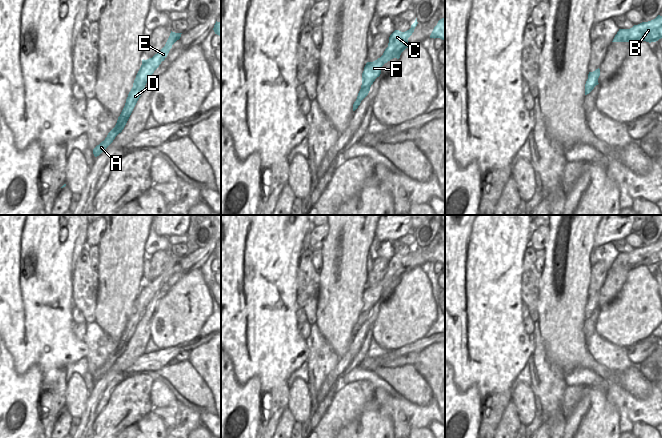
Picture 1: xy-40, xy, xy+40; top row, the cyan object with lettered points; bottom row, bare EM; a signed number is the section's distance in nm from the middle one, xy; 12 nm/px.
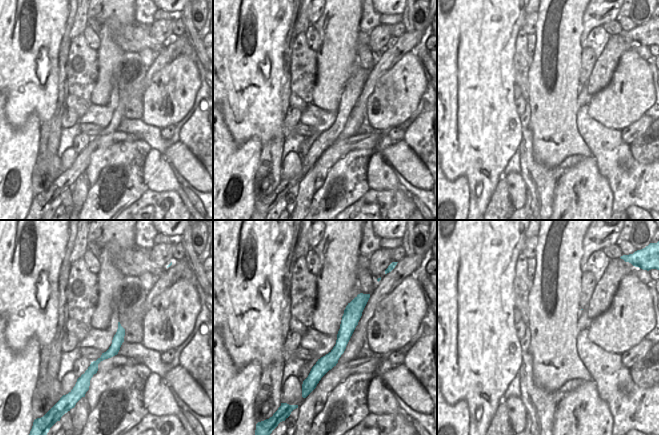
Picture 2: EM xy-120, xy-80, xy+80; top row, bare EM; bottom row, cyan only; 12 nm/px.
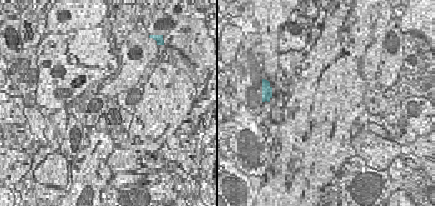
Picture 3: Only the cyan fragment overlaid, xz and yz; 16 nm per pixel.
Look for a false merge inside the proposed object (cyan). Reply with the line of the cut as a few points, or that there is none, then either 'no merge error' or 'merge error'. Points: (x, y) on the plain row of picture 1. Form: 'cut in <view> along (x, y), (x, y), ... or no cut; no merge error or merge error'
no cut; no merge error

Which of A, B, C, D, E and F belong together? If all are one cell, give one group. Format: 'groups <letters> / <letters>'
groups A B C D E F

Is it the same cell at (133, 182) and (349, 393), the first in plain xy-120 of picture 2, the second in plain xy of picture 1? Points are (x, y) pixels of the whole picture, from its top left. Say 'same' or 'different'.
same

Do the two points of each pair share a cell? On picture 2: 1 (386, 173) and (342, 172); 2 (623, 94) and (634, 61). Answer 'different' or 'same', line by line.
1: different
2: same

